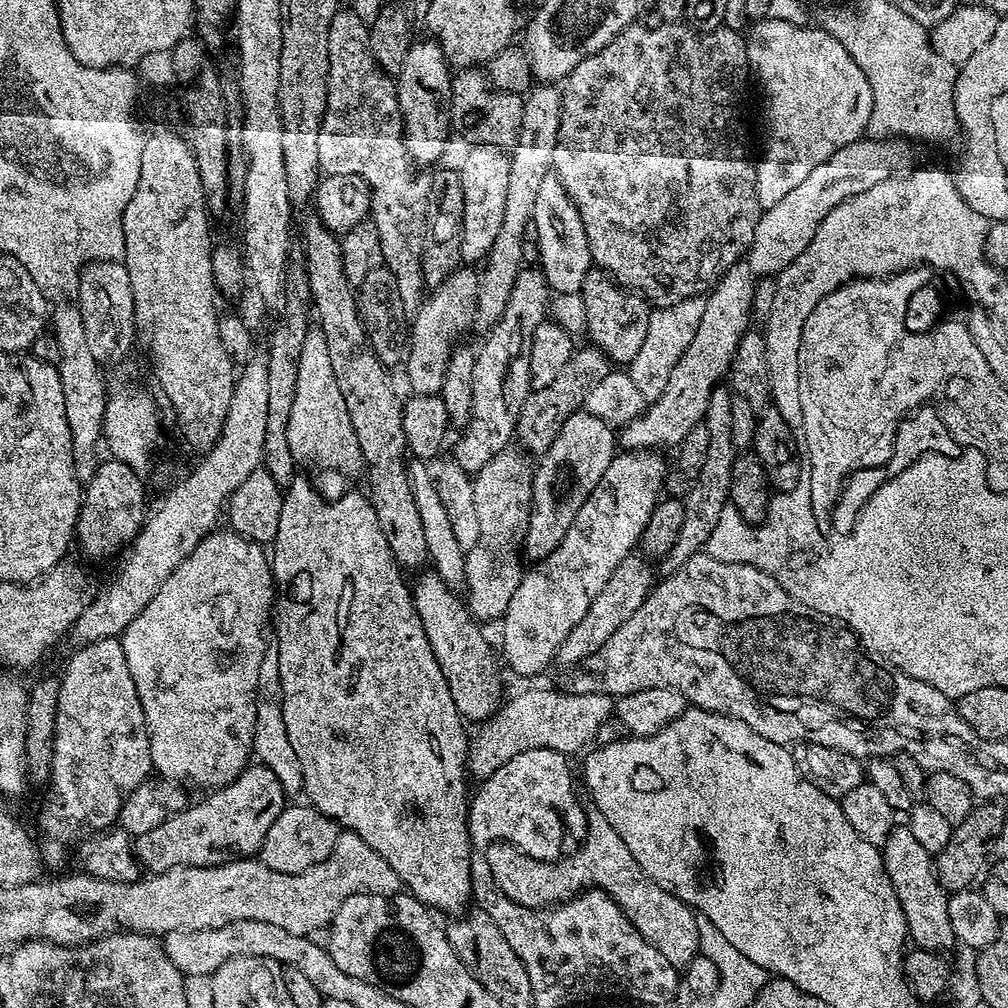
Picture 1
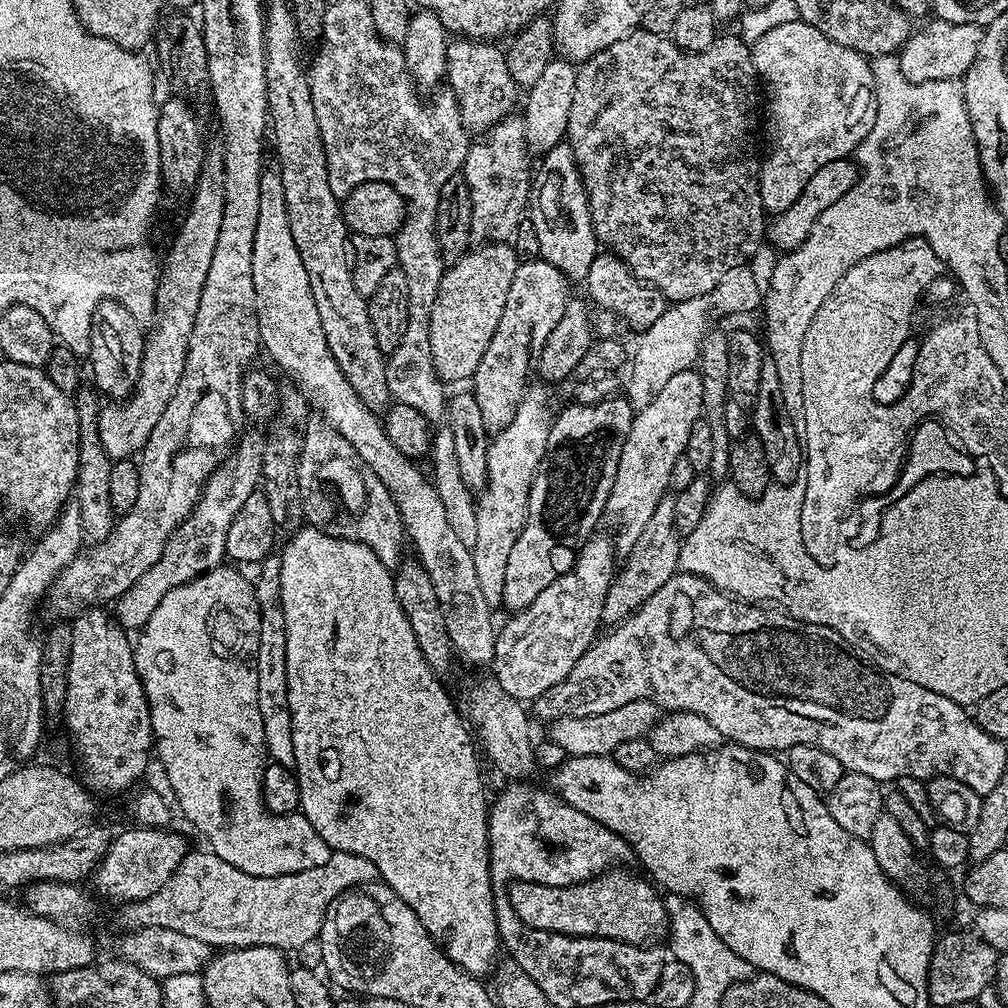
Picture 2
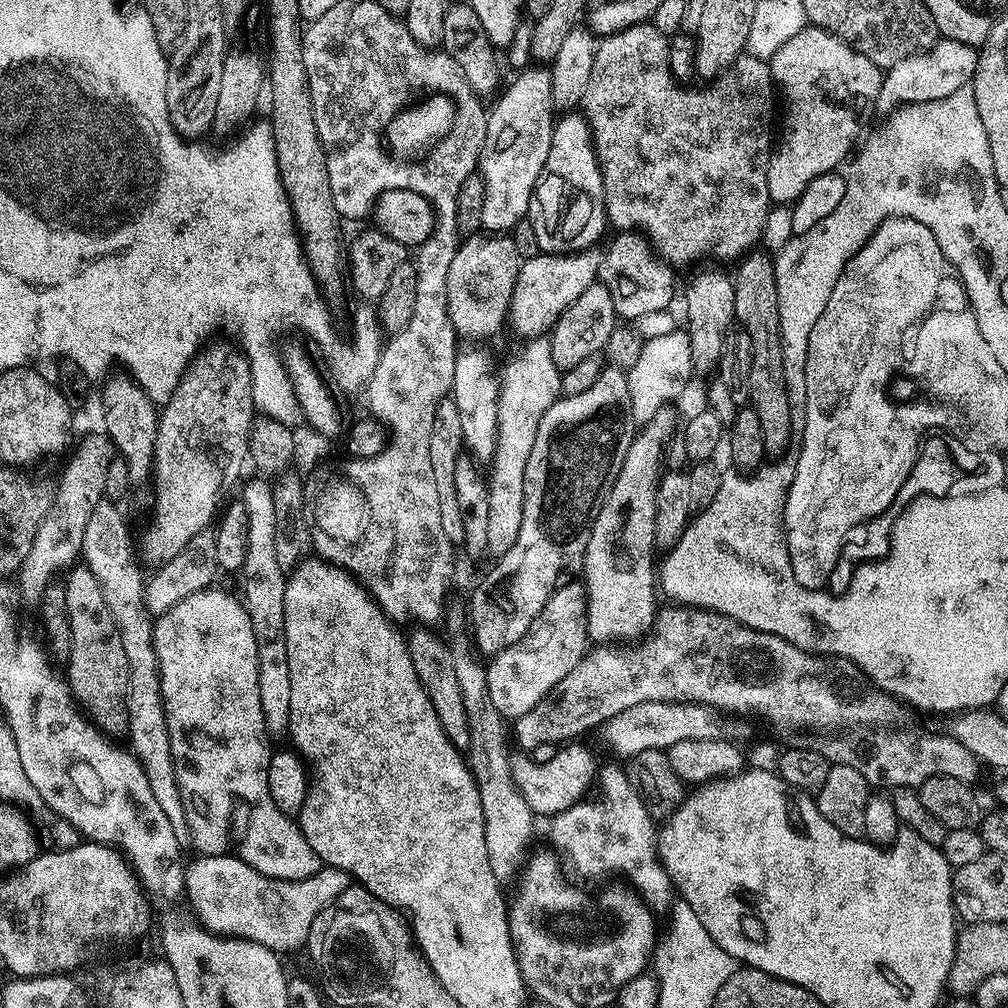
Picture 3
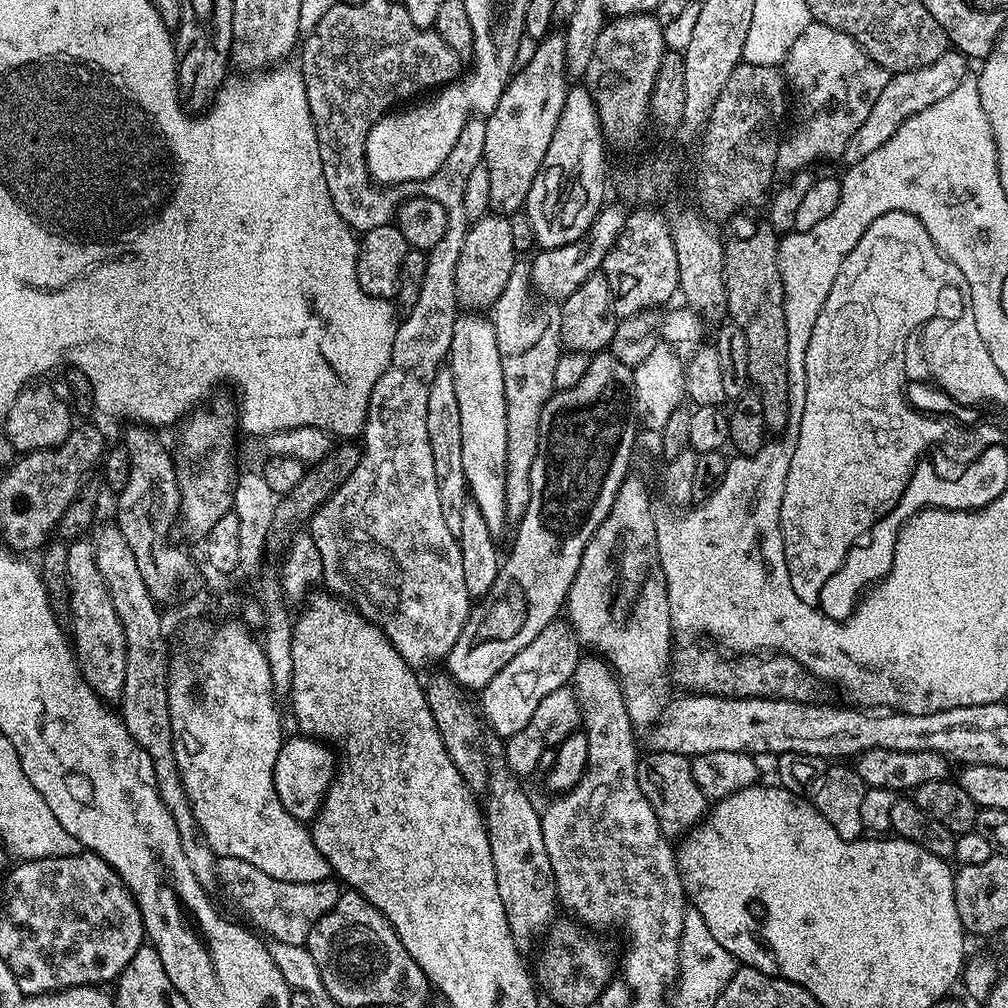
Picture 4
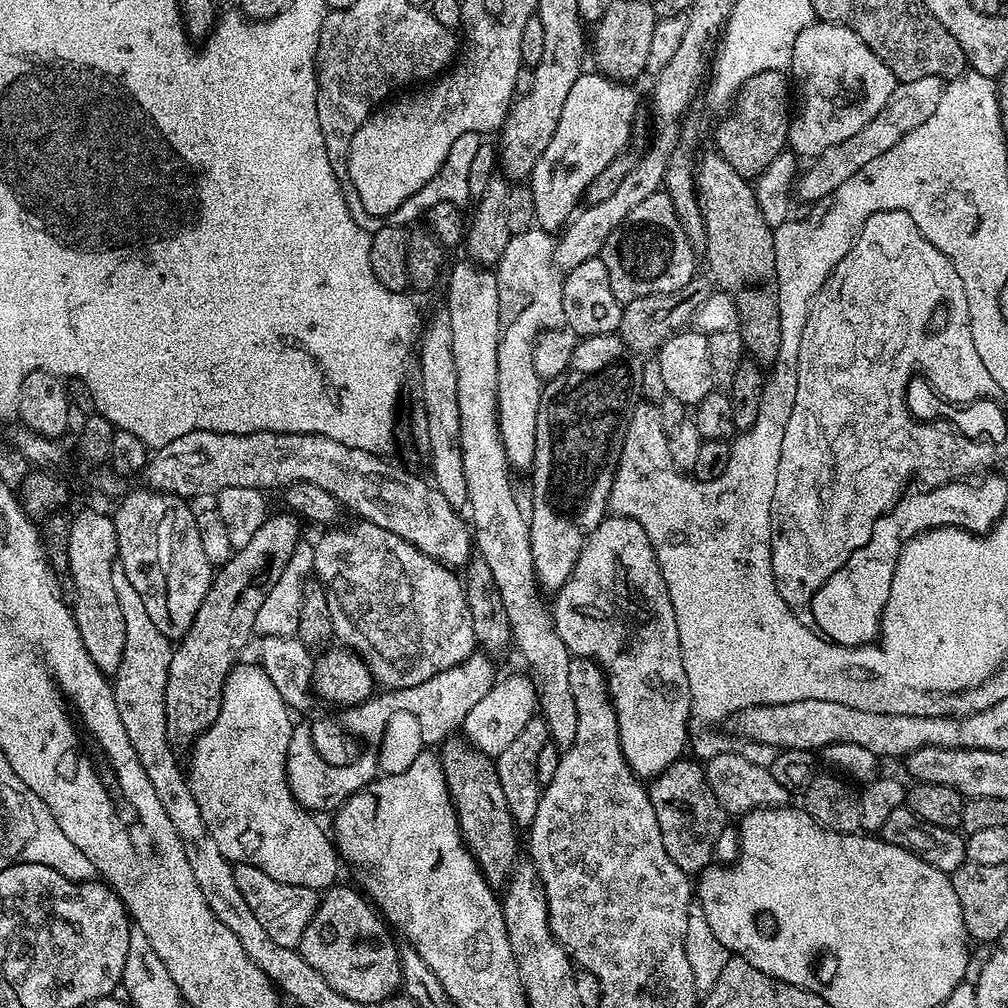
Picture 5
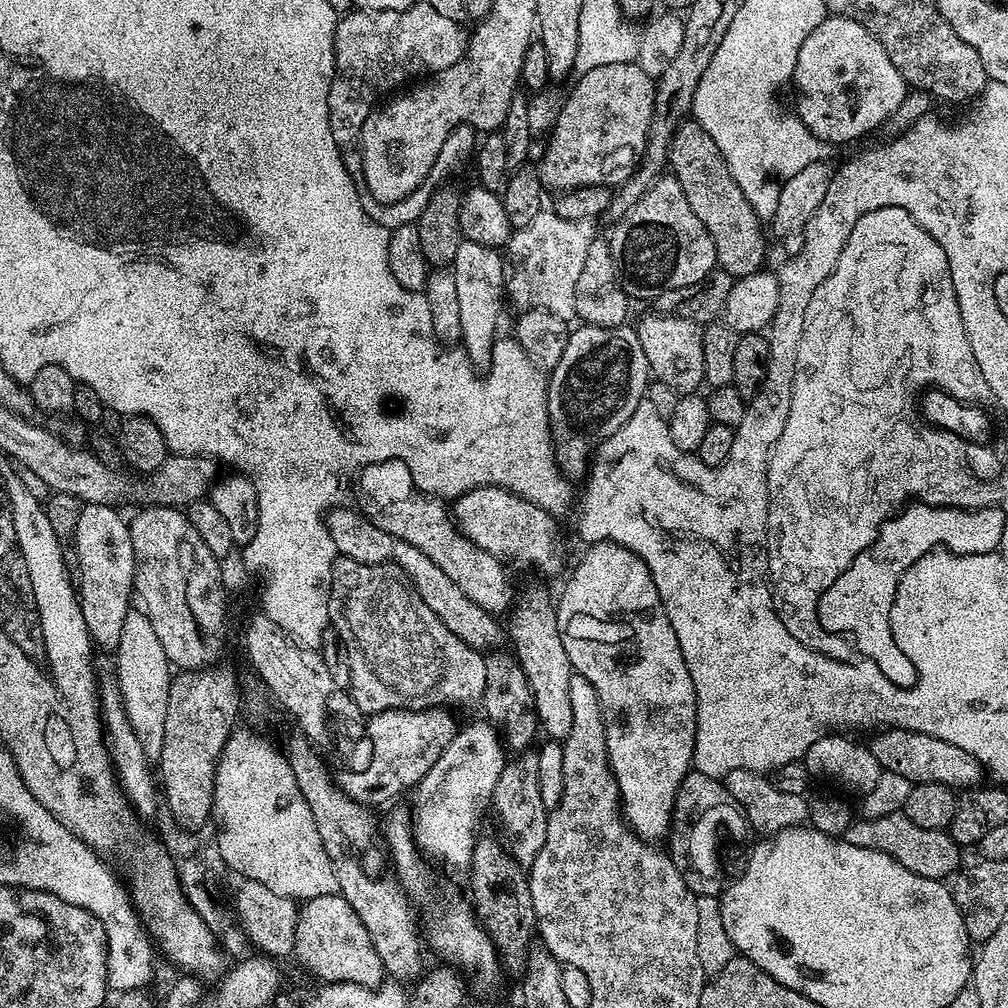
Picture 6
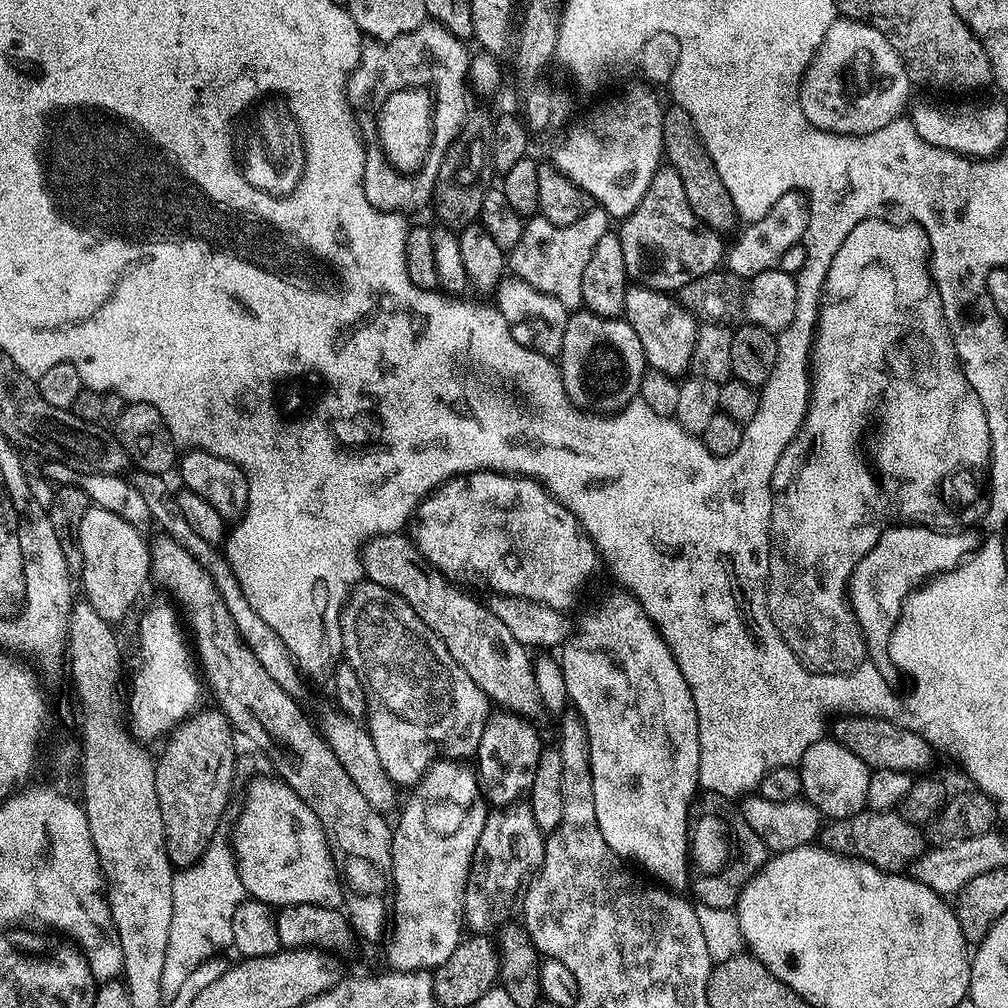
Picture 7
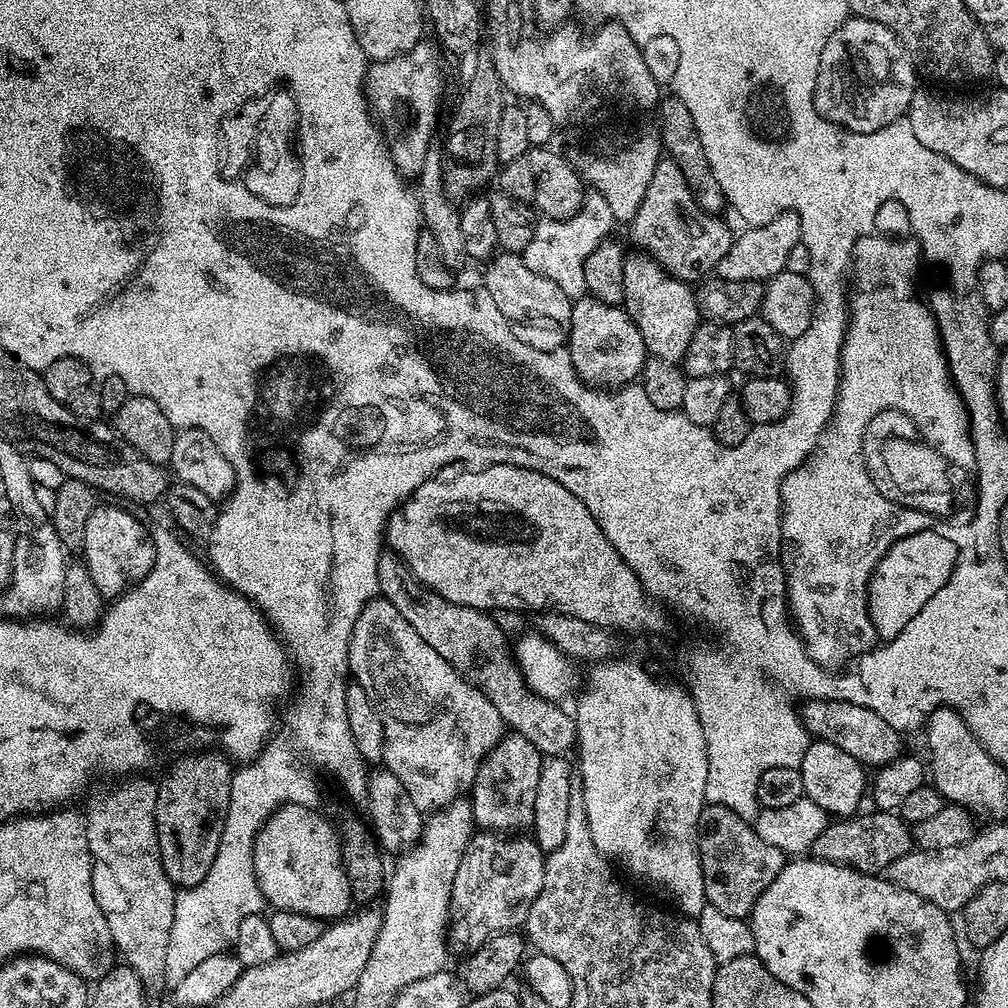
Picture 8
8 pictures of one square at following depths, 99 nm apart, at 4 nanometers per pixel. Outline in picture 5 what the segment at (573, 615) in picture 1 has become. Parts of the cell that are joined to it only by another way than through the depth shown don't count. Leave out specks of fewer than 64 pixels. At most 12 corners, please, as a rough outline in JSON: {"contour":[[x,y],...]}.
{"contour":[[531,675],[497,679],[463,735],[502,754],[538,712]]}

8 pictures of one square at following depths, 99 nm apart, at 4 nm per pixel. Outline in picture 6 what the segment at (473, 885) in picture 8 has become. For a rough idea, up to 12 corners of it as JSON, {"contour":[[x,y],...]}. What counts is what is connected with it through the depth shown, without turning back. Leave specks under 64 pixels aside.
{"contour":[[536,752],[498,774],[504,847],[530,866],[546,842],[550,808],[538,786]]}

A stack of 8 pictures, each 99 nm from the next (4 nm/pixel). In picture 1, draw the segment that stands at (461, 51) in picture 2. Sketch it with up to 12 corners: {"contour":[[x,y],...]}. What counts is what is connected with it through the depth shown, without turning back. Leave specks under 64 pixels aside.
{"contour":[[479,67],[452,78],[451,131],[505,150],[524,96],[498,92]]}

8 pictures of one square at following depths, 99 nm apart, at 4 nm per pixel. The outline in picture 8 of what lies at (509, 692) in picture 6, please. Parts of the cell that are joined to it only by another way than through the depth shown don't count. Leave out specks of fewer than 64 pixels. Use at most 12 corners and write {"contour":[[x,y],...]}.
{"contour":[[509,731],[481,760],[472,818],[516,834],[534,818],[542,757]]}

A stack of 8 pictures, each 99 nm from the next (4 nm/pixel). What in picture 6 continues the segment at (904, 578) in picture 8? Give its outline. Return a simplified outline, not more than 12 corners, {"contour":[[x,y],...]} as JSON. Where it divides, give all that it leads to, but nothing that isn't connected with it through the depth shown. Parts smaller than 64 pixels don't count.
{"contour":[[912,502],[822,594],[818,618],[891,684],[902,574],[928,552],[986,554],[1000,524]]}

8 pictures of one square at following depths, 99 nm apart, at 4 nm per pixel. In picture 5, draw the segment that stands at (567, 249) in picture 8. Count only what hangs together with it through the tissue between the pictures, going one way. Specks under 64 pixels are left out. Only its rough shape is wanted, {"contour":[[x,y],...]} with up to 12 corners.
{"contour":[[511,235],[498,288],[498,430],[531,469],[541,332],[564,324],[557,241]]}

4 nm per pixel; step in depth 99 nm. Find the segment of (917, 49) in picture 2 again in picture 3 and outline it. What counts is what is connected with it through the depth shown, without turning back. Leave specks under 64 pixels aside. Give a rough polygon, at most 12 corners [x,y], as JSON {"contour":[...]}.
{"contour":[[937,39],[884,72],[877,109],[967,88],[977,49]]}

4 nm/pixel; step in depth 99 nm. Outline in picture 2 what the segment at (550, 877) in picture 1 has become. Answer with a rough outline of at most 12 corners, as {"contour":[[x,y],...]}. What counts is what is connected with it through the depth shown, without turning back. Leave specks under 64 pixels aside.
{"contour":[[616,866],[561,888],[514,880],[520,924],[641,946],[668,931],[664,896]]}

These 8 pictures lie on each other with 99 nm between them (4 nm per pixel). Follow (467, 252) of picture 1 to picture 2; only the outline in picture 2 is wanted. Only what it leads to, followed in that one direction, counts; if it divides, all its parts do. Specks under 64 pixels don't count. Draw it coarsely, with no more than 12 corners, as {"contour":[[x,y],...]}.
{"contour":[[524,117],[471,145],[462,175],[476,242],[508,242],[534,160]]}

